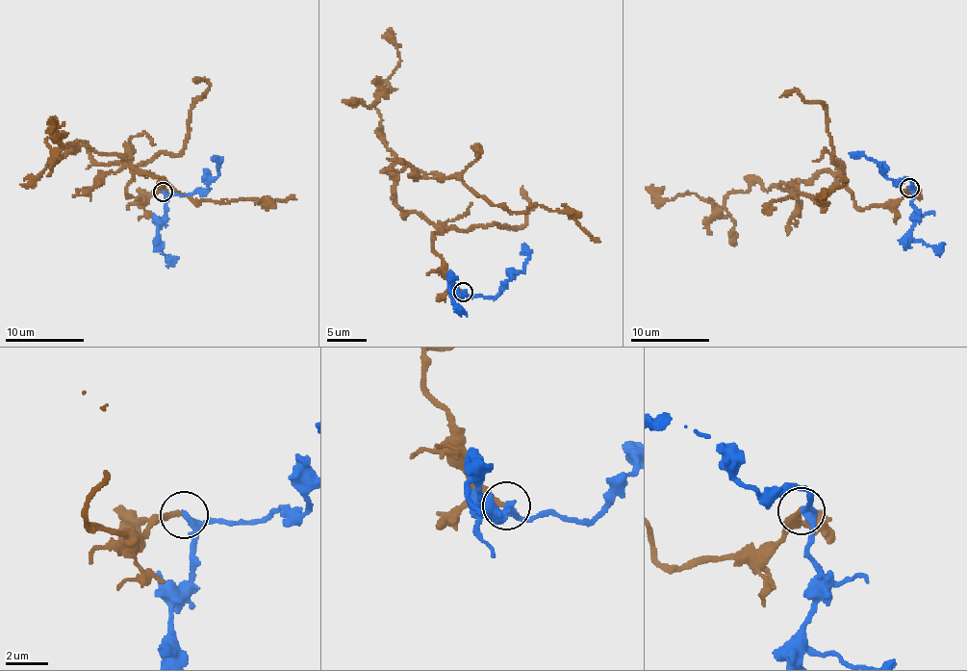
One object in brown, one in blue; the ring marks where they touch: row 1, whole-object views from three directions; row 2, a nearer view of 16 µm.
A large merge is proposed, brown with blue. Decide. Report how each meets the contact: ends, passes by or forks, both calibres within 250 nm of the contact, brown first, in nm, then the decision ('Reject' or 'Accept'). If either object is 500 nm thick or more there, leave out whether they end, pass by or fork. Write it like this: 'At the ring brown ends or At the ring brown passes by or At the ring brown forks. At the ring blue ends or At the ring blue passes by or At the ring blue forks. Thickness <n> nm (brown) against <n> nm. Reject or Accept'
At the ring brown ends. At the ring blue passes by. Thickness 300 nm (brown) against 240 nm. Accept

